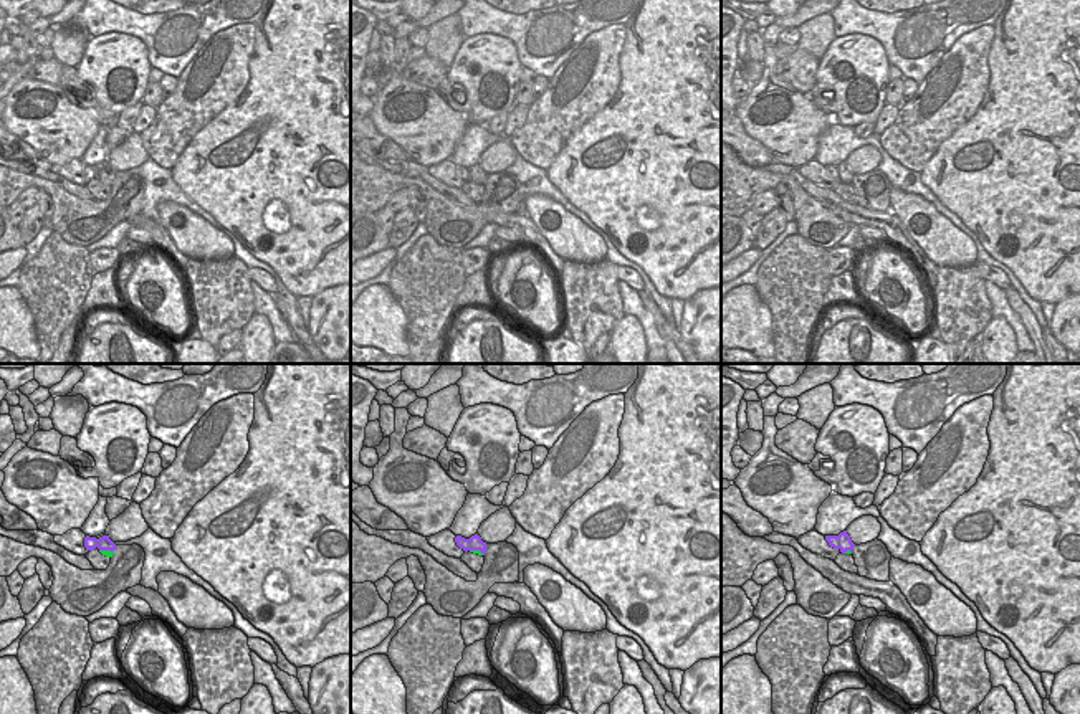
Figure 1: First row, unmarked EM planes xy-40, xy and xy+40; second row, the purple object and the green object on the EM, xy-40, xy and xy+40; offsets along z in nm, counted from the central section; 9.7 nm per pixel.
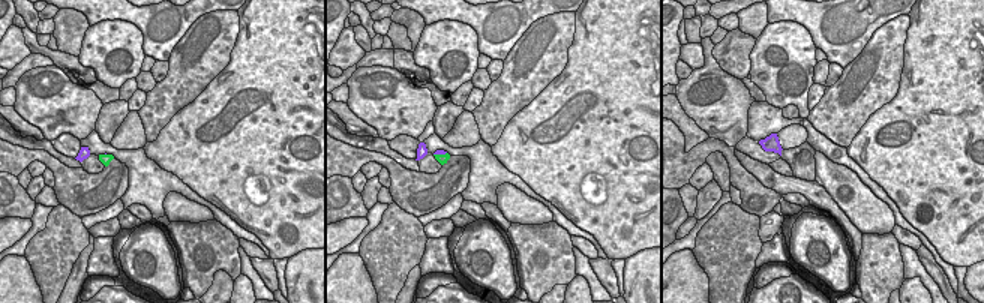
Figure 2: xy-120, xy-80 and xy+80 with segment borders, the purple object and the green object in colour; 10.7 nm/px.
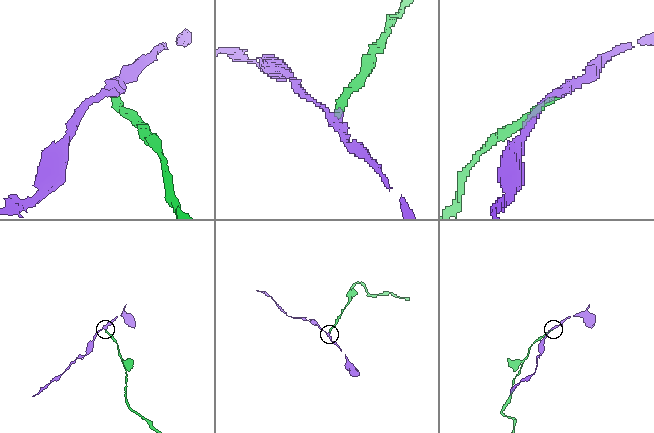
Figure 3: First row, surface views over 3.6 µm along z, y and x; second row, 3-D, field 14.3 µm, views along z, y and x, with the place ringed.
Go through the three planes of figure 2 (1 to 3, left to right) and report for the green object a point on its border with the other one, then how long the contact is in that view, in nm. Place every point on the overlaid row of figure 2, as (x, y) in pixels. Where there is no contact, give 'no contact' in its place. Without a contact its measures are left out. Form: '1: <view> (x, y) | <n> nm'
1: no contact
2: xy-80 (440, 153) | 150 nm
3: no contact

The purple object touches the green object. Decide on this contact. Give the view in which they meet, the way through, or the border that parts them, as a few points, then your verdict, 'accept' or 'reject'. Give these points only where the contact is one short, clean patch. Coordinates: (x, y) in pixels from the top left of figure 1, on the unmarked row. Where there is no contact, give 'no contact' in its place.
contact in xy-40; border xy-40 (100, 179), (113, 180); reject

